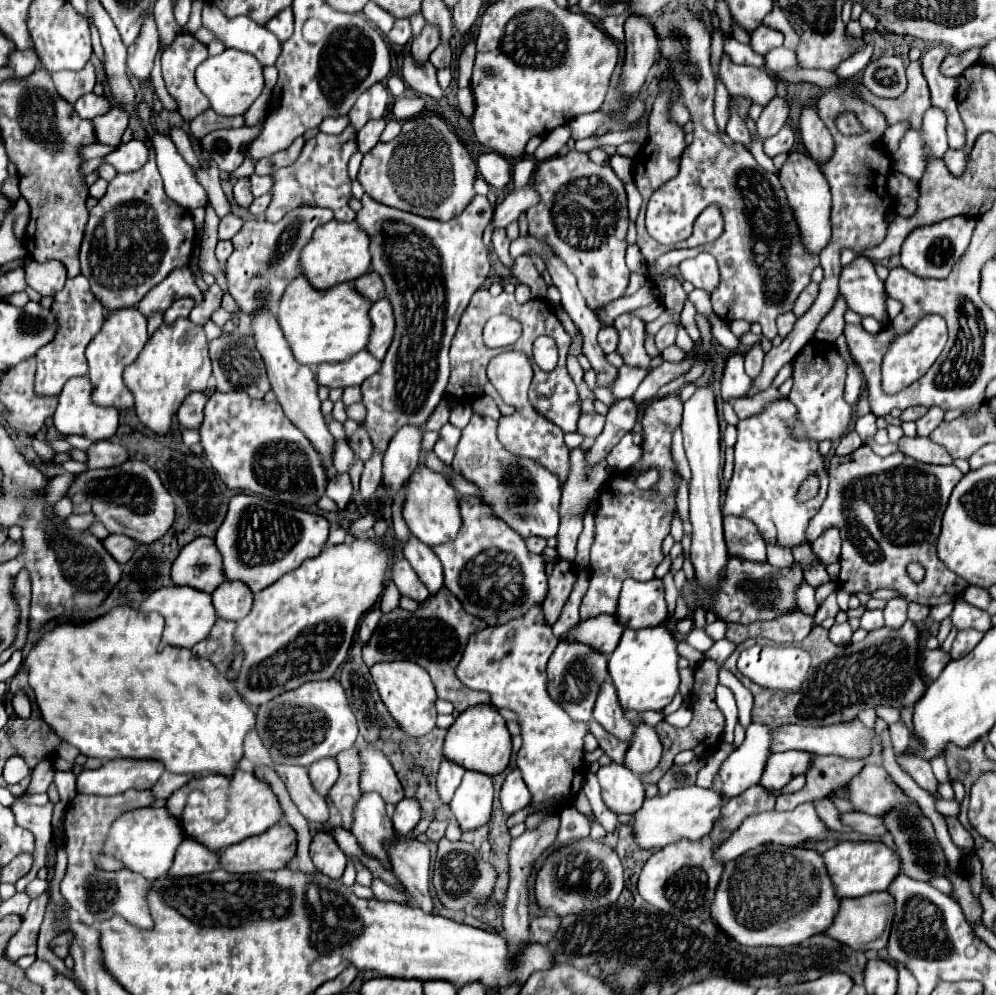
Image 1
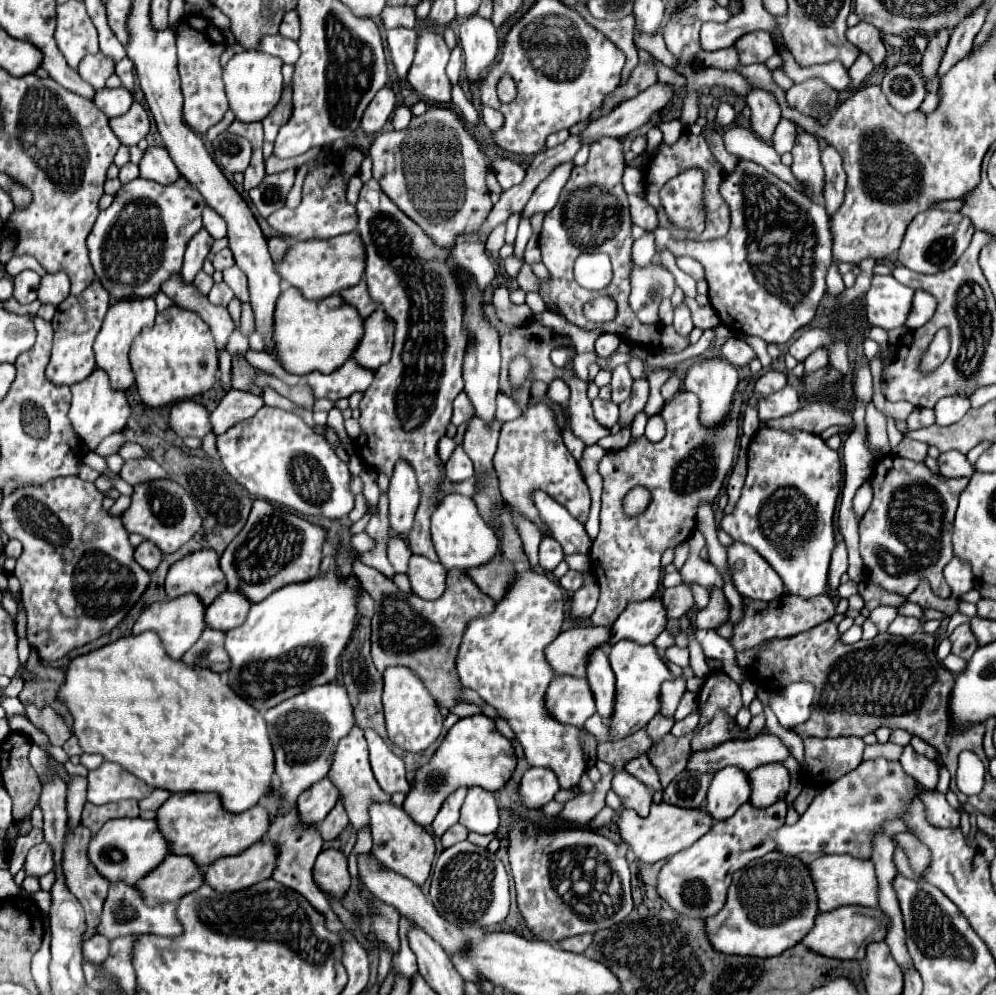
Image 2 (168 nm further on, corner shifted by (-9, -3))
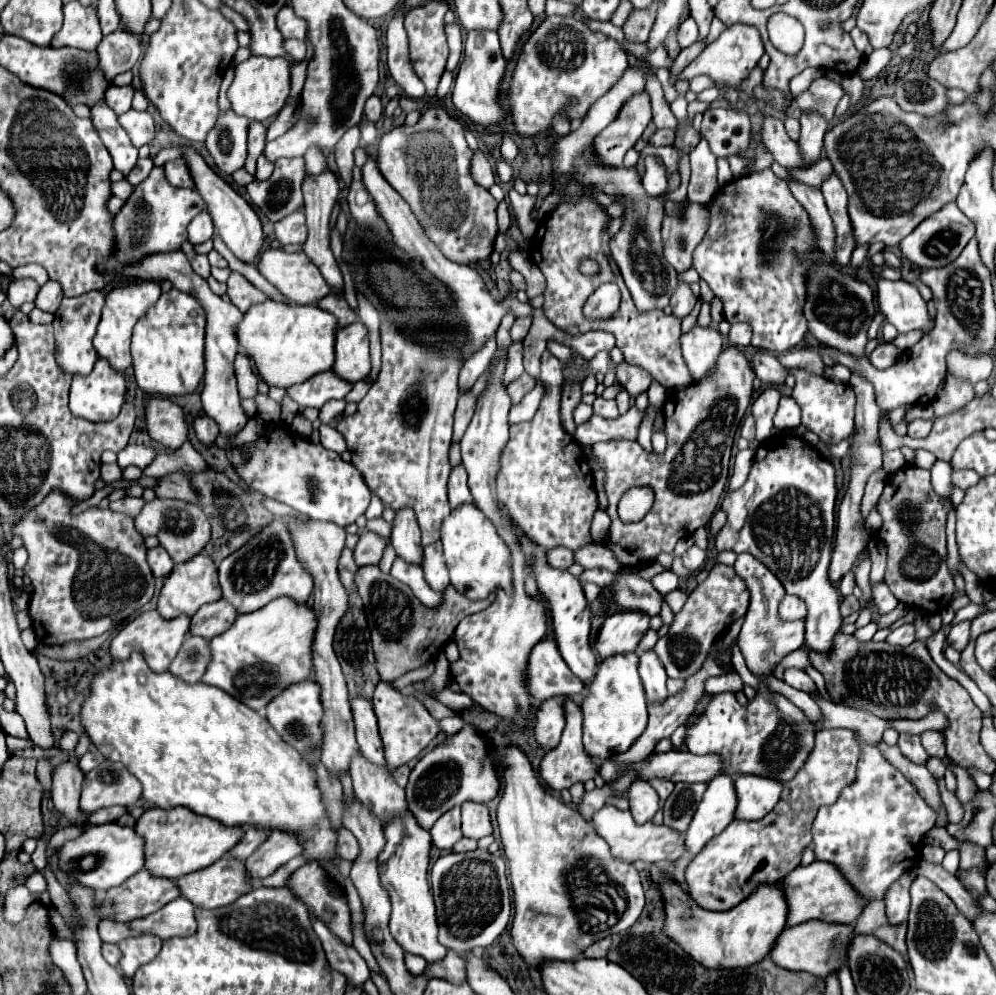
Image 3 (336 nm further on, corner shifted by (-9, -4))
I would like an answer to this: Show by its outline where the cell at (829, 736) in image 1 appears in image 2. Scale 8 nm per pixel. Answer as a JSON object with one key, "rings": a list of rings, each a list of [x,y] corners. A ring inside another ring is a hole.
{"rings":[[[768,732],[758,734],[752,740],[730,740],[712,750],[692,752],[688,760],[690,770],[698,772],[718,772],[724,766],[738,766],[744,772],[752,772],[754,768],[770,762],[784,762],[790,756],[786,744]]]}

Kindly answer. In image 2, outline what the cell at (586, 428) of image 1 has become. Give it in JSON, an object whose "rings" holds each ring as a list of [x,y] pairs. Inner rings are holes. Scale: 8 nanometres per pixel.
{"rings":[[[600,398],[592,400],[594,406],[594,418],[598,420],[600,426],[612,428],[618,422],[618,406],[614,402],[604,402]]]}

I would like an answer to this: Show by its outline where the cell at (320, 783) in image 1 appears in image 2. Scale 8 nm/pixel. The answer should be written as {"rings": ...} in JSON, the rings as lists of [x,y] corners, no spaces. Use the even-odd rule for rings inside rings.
{"rings":[[[322,778],[318,784],[310,786],[306,792],[298,796],[298,812],[302,822],[312,824],[326,818],[326,814],[334,808],[338,802],[338,788],[328,778]]]}

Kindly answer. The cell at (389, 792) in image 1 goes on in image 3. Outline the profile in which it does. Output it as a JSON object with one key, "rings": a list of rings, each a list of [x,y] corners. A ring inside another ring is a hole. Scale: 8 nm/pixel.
{"rings":[[[358,695],[358,697],[350,699],[350,707],[352,707],[354,725],[356,725],[356,741],[358,741],[360,749],[362,749],[362,753],[366,753],[366,757],[370,757],[370,761],[382,765],[384,763],[382,743],[380,743],[372,703]]]}

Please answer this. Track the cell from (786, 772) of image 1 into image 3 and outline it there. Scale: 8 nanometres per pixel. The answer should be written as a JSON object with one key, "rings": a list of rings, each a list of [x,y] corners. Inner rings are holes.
{"rings":[[[738,775],[734,779],[734,787],[738,799],[734,819],[756,821],[774,809],[784,785],[780,781],[768,781],[766,777]]]}

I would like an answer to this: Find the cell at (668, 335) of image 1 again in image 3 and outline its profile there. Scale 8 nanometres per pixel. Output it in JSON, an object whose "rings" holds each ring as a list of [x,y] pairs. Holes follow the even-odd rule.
{"rings":[[[678,279],[678,287],[676,287],[674,295],[670,297],[670,307],[672,307],[674,315],[680,317],[680,319],[684,319],[692,311],[694,303],[696,303],[696,295],[692,293],[690,285]]]}

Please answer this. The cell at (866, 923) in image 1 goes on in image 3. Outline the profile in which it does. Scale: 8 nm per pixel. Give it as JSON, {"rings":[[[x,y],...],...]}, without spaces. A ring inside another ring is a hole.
{"rings":[[[810,921],[806,925],[798,925],[794,929],[784,929],[770,949],[770,959],[788,971],[806,971],[812,975],[826,977],[832,971],[838,971],[840,963],[846,961],[846,949],[850,937],[854,935],[848,925],[824,925],[820,921]]]}

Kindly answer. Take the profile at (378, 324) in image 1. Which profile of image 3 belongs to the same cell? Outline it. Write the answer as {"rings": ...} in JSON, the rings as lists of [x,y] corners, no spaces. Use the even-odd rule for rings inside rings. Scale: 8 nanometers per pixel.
{"rings":[[[352,323],[344,329],[338,329],[336,331],[336,337],[334,337],[334,365],[332,365],[332,371],[342,377],[344,381],[348,383],[356,383],[360,379],[364,379],[368,373],[370,373],[370,349],[368,349],[368,329],[362,325],[362,323]]]}

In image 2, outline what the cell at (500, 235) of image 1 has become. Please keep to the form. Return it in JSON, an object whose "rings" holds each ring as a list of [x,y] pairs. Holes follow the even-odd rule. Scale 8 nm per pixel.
{"rings":[[[500,224],[500,226],[490,234],[490,240],[486,242],[486,248],[488,248],[492,254],[498,254],[498,250],[504,246],[504,234],[506,234],[506,224]]]}

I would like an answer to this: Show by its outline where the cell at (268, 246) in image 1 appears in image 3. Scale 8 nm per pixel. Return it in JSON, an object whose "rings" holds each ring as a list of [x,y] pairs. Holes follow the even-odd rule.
{"rings":[[[232,271],[230,279],[228,279],[228,291],[226,293],[230,297],[230,303],[236,305],[242,313],[248,307],[266,301],[266,295],[254,287],[246,277],[240,275],[240,273],[236,273],[236,271]]]}

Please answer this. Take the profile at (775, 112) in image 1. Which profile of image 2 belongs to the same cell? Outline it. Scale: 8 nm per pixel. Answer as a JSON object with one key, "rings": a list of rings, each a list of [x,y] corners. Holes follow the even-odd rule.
{"rings":[[[810,78],[786,90],[786,104],[802,114],[818,118],[818,116],[828,116],[836,108],[838,100],[836,100],[836,90],[832,90],[828,84],[824,84],[818,78]]]}

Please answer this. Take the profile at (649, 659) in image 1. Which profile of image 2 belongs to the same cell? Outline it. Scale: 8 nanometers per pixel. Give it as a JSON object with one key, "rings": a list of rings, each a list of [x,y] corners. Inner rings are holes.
{"rings":[[[630,640],[616,642],[610,648],[608,660],[610,660],[610,666],[614,670],[616,690],[618,690],[610,728],[612,728],[614,738],[622,738],[622,736],[634,734],[636,730],[644,728],[660,712],[662,682],[672,680],[674,676],[668,670],[666,658],[658,652],[654,642],[650,642],[650,644],[638,644],[638,642],[630,642]]]}

